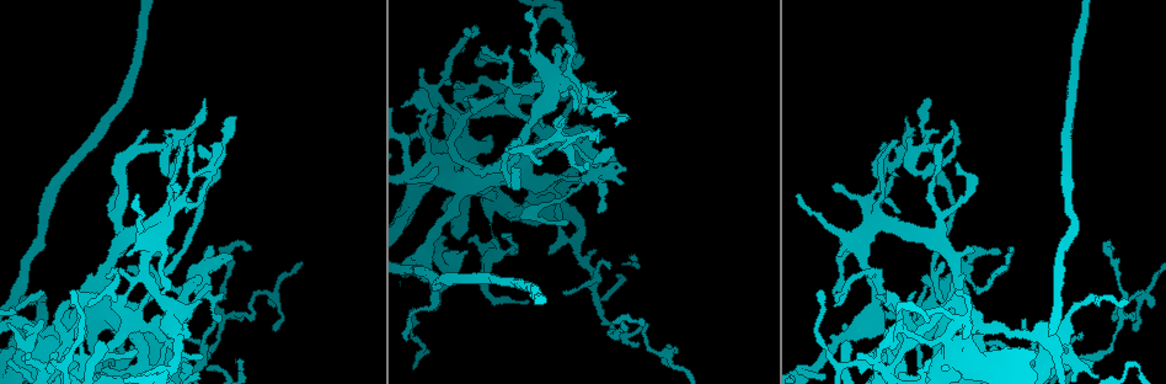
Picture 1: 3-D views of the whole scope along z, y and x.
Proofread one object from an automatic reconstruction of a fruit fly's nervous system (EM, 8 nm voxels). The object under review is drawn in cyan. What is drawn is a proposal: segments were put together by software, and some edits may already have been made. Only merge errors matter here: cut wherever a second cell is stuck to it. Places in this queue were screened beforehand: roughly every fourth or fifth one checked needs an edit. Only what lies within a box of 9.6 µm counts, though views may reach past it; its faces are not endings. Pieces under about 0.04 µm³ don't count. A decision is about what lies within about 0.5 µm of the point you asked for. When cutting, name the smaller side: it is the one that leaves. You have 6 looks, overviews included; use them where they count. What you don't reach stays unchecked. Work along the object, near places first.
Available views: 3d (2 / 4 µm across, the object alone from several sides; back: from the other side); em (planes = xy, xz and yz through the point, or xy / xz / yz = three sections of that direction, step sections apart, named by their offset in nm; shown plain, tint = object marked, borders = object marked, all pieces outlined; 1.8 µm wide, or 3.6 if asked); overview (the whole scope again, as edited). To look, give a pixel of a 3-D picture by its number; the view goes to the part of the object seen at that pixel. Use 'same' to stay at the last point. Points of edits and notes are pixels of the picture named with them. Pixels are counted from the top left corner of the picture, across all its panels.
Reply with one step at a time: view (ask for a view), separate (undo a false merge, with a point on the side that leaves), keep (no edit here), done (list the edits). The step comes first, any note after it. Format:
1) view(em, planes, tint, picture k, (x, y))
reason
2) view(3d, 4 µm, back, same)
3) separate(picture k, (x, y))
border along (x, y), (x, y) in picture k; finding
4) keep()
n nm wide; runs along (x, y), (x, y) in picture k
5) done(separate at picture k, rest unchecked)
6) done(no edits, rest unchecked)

view(3d, 4 µm, picture 1, (968, 289))
closes a loop

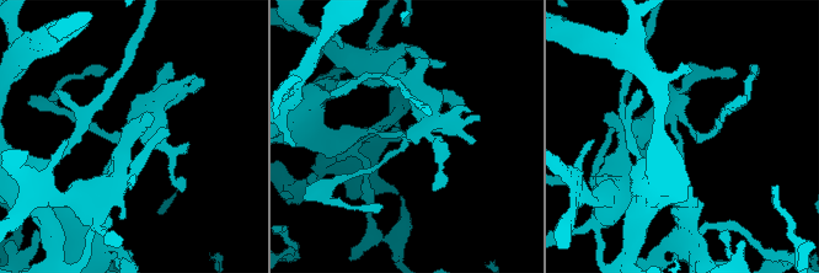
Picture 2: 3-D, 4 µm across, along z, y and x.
view(em, xz, step 4, tint, picture 2, (678, 133))
need the tissue

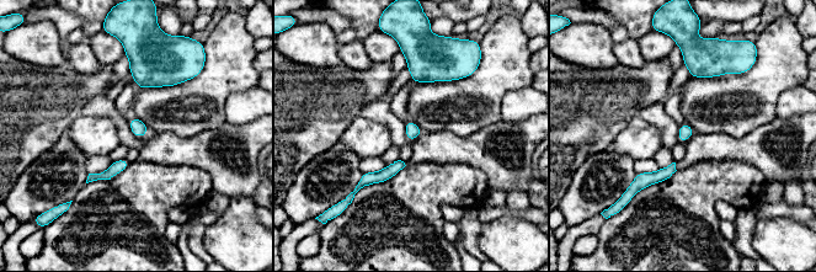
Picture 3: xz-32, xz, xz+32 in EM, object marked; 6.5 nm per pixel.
view(em, planes, tint, same)

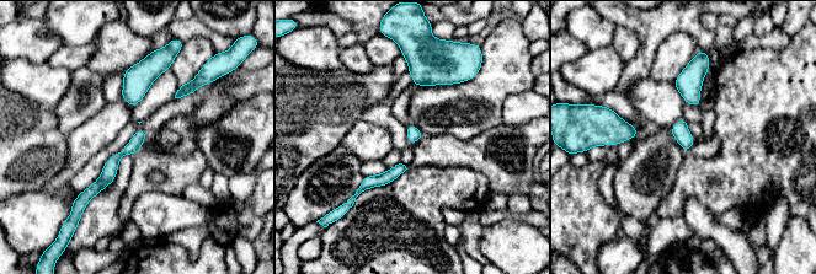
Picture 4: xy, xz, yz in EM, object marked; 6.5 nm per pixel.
keep()
90 nm wide; continuous, no second cell

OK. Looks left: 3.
view(em, planes, plain, picture 1, (191, 158))
closes a loop

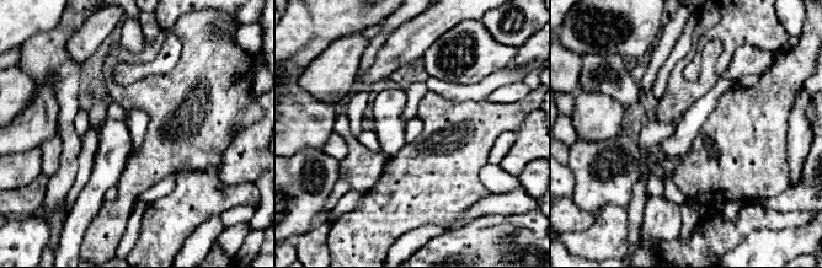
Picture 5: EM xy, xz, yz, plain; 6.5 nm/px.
view(em, planes, tint, same)
where the object lies

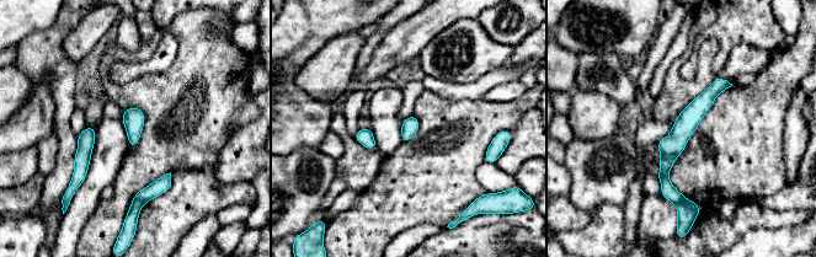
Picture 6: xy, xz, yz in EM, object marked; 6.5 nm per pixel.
keep()
120 nm wide; continuous, no second cell

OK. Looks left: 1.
view(em, xz, step 8, tint, picture 1, (875, 361))
closes a loop

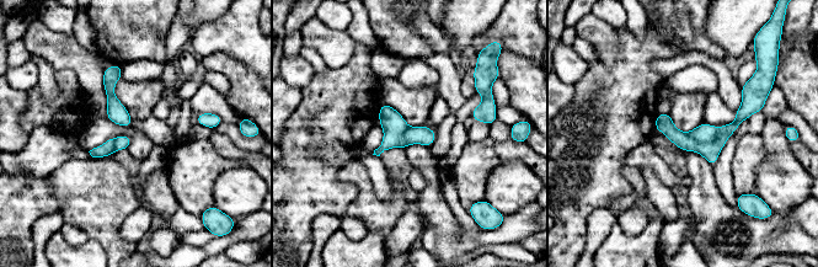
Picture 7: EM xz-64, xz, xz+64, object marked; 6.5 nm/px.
separate(picture 7, (710, 150))
the part that leaves runs along (753, 106), (715, 147), (658, 127) in picture 7; two cells meet here

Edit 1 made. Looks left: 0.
done(separate at picture 7, rest unchecked)

